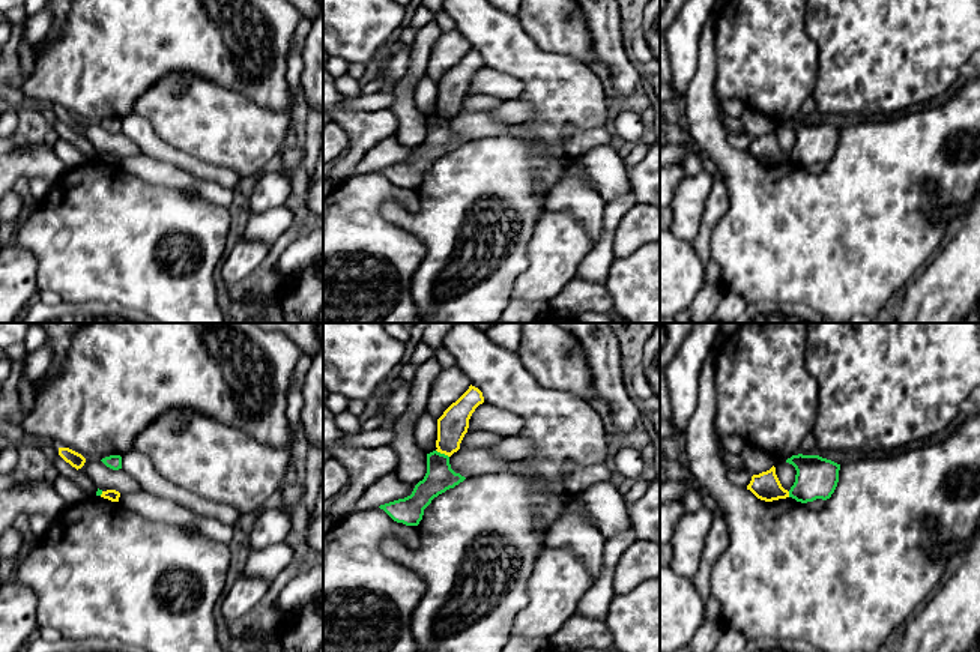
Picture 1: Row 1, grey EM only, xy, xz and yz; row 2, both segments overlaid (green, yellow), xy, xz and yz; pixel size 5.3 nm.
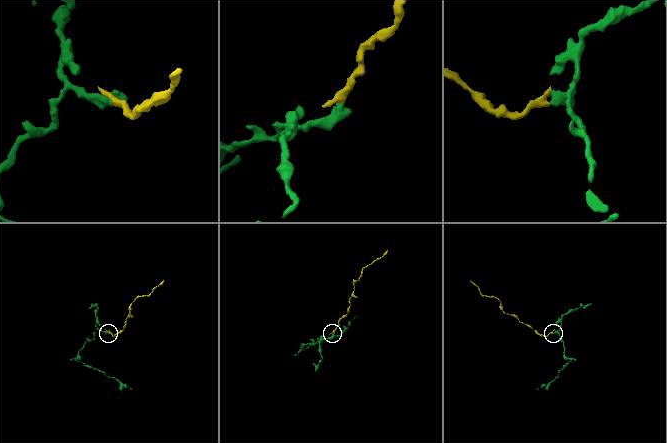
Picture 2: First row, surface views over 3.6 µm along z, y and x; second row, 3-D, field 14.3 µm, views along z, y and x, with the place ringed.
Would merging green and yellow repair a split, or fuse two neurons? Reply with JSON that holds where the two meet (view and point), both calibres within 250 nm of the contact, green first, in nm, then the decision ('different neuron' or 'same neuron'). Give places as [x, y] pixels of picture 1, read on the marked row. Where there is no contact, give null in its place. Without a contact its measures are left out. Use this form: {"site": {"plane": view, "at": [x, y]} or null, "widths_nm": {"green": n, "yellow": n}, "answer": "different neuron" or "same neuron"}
{"site": {"plane": "xz", "at": [442, 454]}, "widths_nm": {"green": 150, "yellow": 160}, "answer": "different neuron"}

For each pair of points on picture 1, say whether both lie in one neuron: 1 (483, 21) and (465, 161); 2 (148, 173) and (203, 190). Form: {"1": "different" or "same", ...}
{"1": "different", "2": "same"}

